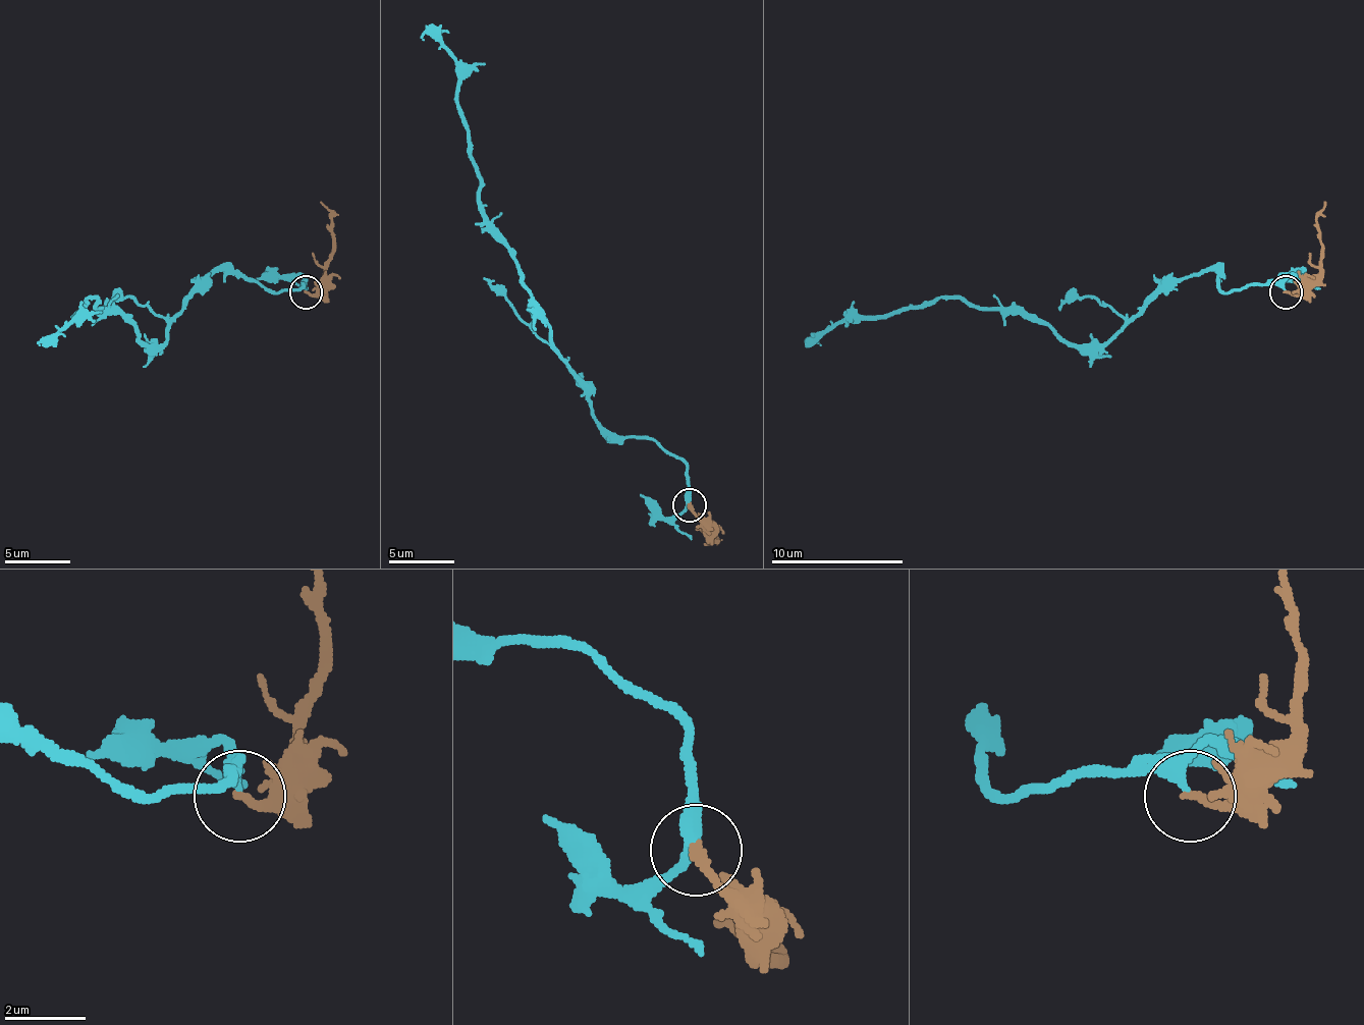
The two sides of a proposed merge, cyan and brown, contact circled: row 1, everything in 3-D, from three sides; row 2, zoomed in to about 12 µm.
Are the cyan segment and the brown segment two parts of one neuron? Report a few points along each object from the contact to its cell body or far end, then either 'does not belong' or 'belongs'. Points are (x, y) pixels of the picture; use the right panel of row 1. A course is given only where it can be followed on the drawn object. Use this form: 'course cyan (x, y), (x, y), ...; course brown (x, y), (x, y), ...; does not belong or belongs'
course cyan (1287, 289), (1223, 292), (1207, 270), (1167, 279), (1105, 342), (1076, 345), (960, 300), (844, 316), (821, 345); course brown (1287, 292), (1297, 292), (1319, 270), (1323, 244), (1316, 214), (1326, 201); does not belong

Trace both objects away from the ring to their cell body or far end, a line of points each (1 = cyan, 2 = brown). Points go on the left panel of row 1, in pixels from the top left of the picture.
1: (305, 289), (272, 292), (219, 270), (176, 313), (163, 342), (150, 345), (94, 300), (41, 345)
2: (305, 292), (312, 292), (328, 270), (331, 214), (321, 201)

